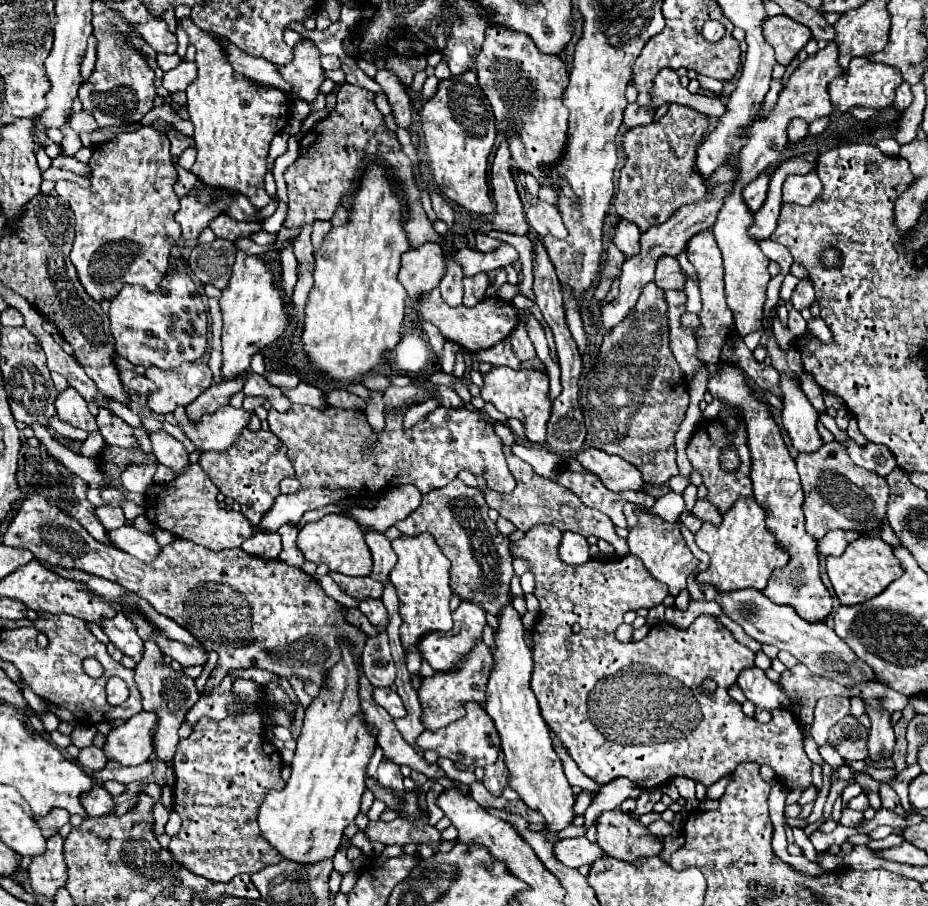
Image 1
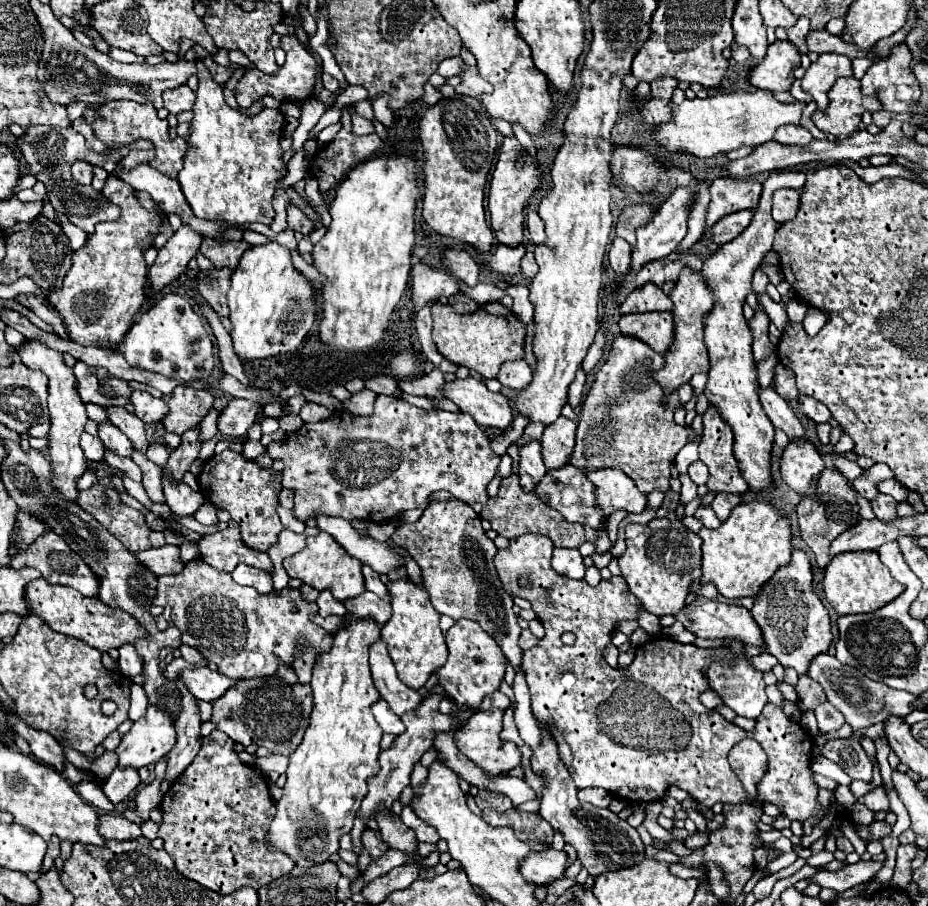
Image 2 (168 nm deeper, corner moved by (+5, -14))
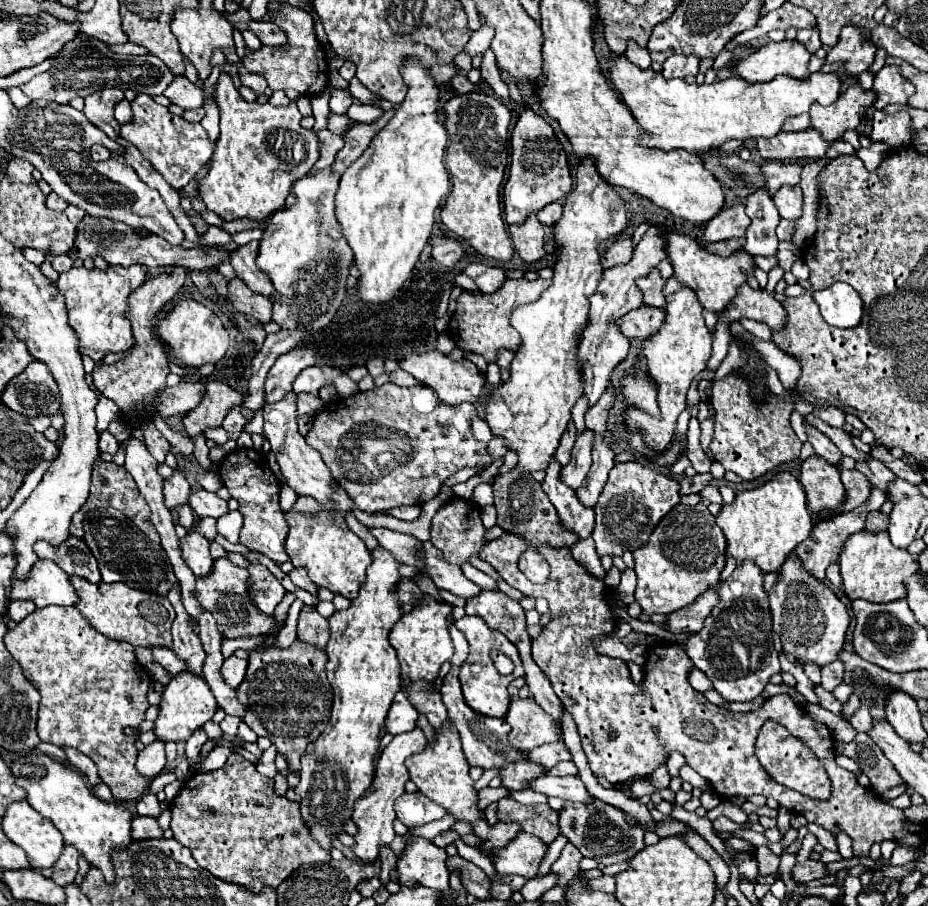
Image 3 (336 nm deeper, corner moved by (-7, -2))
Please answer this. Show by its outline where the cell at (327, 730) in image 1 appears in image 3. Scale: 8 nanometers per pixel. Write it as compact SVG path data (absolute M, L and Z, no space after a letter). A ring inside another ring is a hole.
M379 548L373 552L373 564L367 570L365 586L361 586L359 596L351 600L351 606L347 610L337 610L331 618L331 638L325 648L329 660L327 660L327 680L333 688L333 708L331 718L323 730L323 734L311 742L303 756L301 756L301 780L295 786L295 792L301 796L301 816L313 834L313 840L327 852L333 850L333 838L343 834L343 824L353 814L353 804L357 798L361 798L371 786L375 778L375 756L379 754L379 742L385 728L387 710L393 702L393 696L401 690L401 668L397 662L397 652L389 644L387 636L393 624L401 618L401 610L397 604L397 598L393 596L395 584L399 582L399 562L393 560L393 556Z

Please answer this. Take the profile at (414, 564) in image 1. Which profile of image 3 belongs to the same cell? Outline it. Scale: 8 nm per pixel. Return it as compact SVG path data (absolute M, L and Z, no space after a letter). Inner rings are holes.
M425 596L413 604L409 614L403 614L399 622L393 626L389 634L389 642L397 650L397 658L401 662L401 678L403 680L429 680L433 682L439 674L443 662L451 660L453 656L453 642L449 636L447 616L451 606L447 602L439 602L431 596Z

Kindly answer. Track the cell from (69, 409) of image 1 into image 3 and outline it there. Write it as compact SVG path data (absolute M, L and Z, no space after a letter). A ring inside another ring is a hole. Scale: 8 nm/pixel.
M103 430L103 432L99 434L99 448L101 448L101 452L115 454L115 452L119 450L119 442L111 436L109 430Z

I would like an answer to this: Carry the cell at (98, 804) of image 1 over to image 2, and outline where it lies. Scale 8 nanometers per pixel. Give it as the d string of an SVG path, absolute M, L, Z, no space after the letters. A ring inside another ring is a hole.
M101 814L101 836L107 840L135 840L141 836L141 828L121 816Z

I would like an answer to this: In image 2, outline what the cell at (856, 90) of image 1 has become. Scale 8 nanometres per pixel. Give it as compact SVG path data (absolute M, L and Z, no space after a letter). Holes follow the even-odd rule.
M839 78L829 92L829 106L825 110L815 110L811 120L821 132L845 138L857 130L863 112L875 110L881 110L881 102L861 94L857 78Z

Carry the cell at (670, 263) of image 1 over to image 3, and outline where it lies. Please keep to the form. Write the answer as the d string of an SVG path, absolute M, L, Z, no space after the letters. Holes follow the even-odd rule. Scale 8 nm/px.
M653 270L649 276L639 278L637 286L643 290L643 302L647 306L657 306L657 308L665 306L665 294L663 294L665 280L661 278L659 270Z

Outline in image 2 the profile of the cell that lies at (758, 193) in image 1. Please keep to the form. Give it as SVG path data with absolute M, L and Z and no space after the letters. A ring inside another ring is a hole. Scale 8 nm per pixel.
M749 210L727 214L717 224L711 226L709 240L715 242L715 244L719 244L719 246L725 244L725 242L731 242L733 238L737 238L749 226L751 218L753 218L753 212L749 212Z

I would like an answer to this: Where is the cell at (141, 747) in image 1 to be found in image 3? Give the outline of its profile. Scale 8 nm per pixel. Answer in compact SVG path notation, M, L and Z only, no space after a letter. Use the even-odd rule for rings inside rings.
M181 672L177 678L173 678L165 686L161 702L163 704L159 708L159 716L153 728L153 734L161 742L185 742L197 728L201 728L207 720L211 720L217 710L217 700L211 694L207 682L191 672Z

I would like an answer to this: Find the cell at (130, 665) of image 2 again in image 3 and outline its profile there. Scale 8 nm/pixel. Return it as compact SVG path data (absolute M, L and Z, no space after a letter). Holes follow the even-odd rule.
M151 646L151 652L153 652L153 660L155 660L157 664L161 664L163 668L167 668L171 674L177 674L177 672L181 672L181 670L187 668L185 662L181 662L169 648L163 648L163 646L153 648L153 646Z

